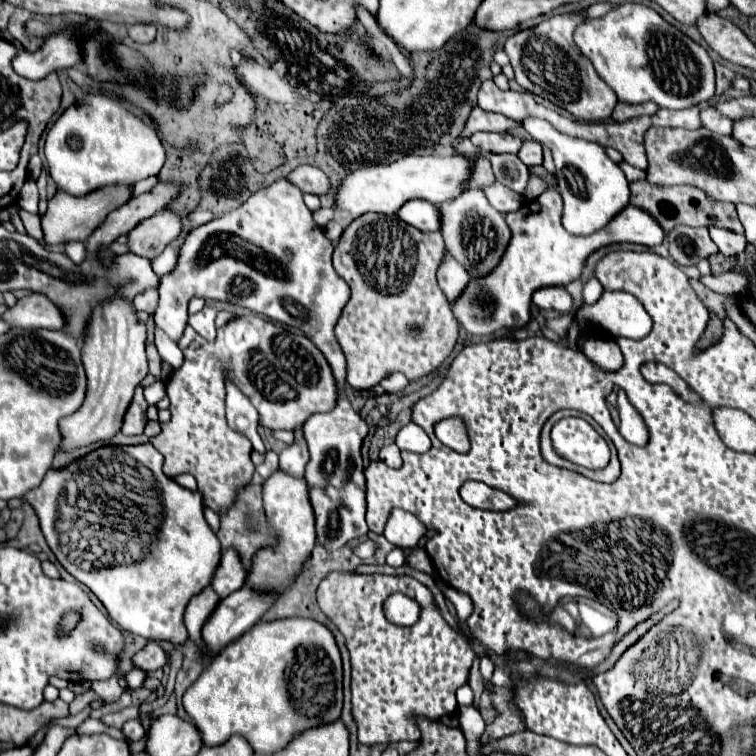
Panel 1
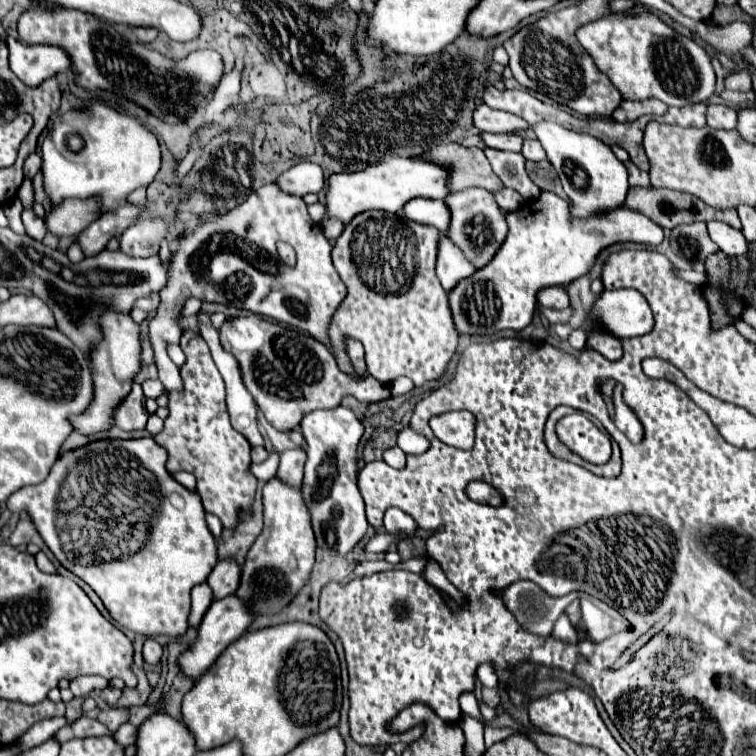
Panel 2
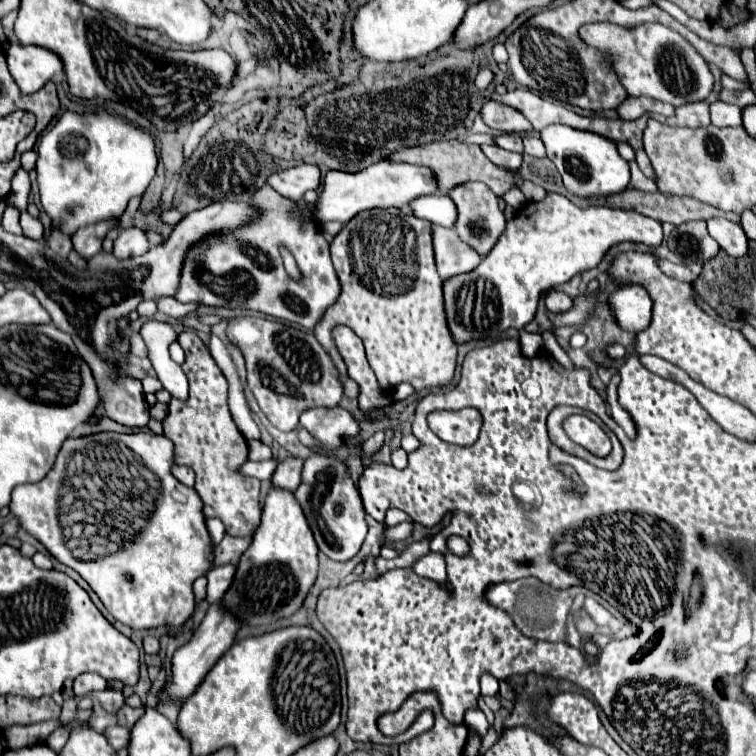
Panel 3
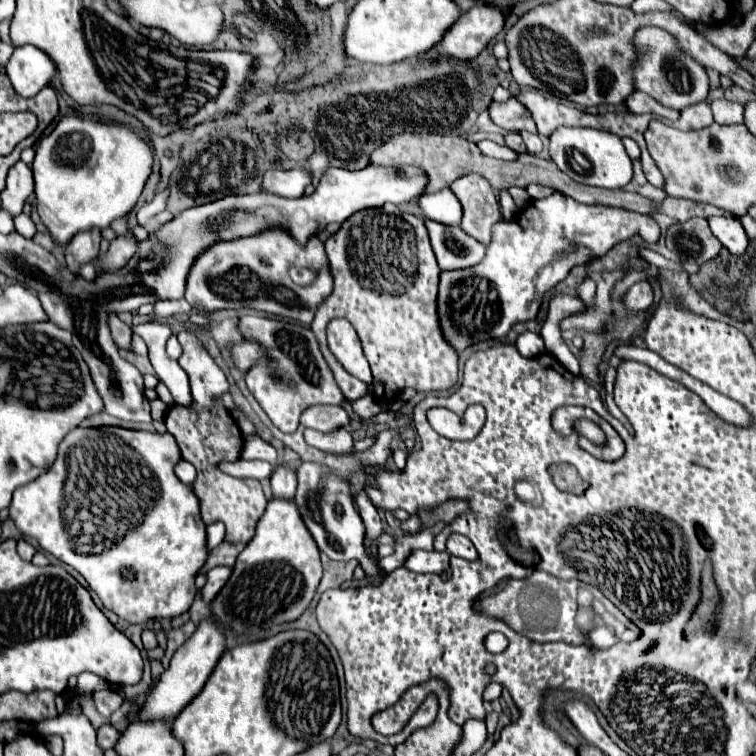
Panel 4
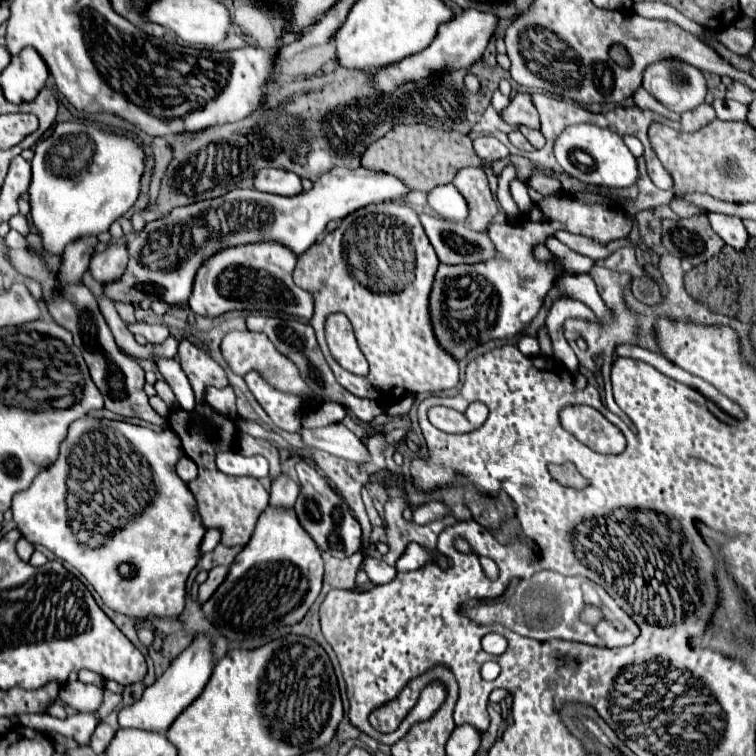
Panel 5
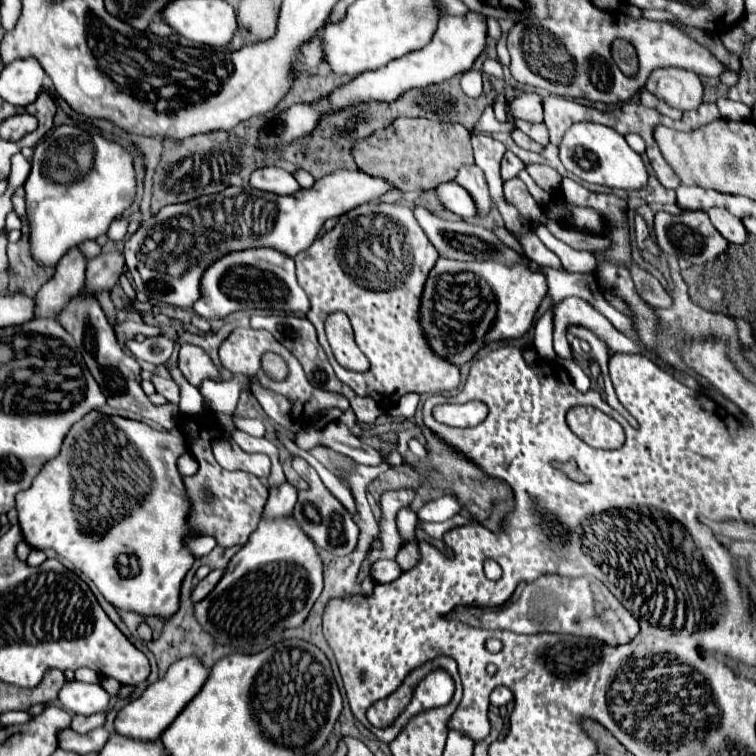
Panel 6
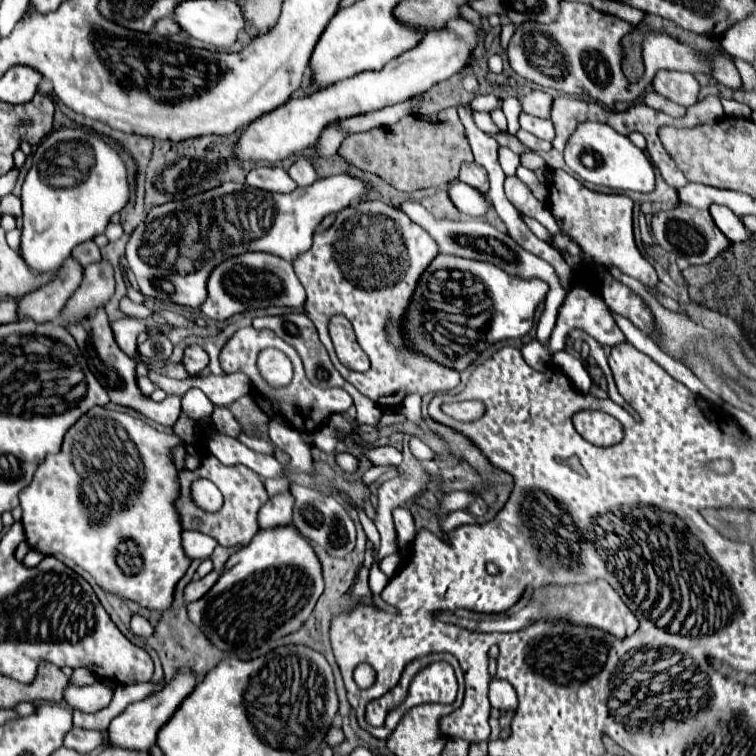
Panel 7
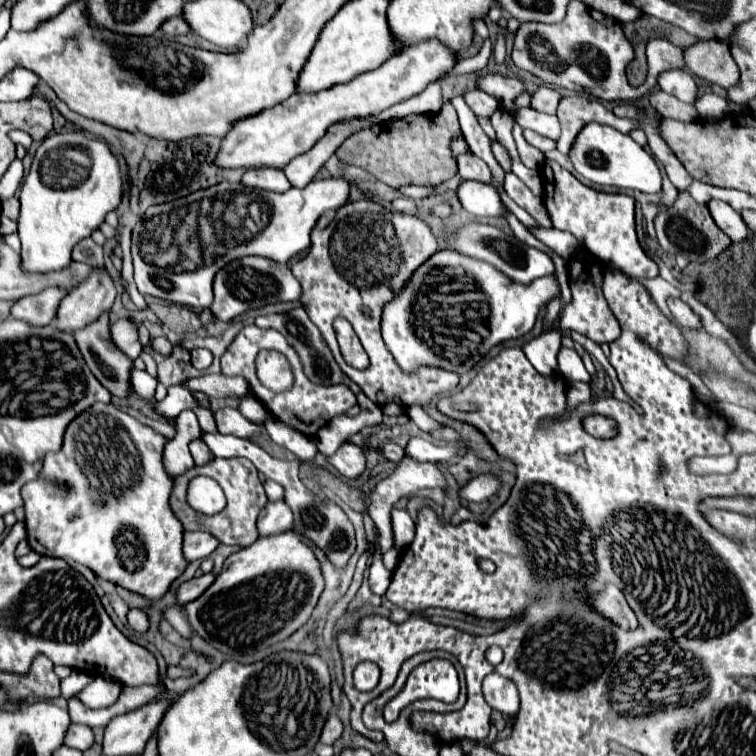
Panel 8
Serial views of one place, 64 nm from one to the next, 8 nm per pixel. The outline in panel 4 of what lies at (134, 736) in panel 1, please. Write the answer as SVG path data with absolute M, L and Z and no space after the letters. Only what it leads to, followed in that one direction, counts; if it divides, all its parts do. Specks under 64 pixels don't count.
M104 724L98 728L97 741L102 750L108 750L115 746L120 737L121 732L118 732L111 724Z

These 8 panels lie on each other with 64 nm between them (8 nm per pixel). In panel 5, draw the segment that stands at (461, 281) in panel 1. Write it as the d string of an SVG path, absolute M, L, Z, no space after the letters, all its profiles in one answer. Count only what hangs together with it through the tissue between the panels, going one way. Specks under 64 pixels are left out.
M420 214L420 222L444 264L476 264L496 256L490 236L486 232L472 232L464 222L440 220L430 214Z

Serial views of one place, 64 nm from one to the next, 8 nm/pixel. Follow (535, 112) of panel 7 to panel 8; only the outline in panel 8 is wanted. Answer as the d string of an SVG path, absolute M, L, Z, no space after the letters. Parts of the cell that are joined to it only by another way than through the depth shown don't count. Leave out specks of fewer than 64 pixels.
M540 86L534 96L532 96L532 108L540 108L540 112L548 112L554 114L556 112L556 104L560 102L560 92L556 88L550 86Z

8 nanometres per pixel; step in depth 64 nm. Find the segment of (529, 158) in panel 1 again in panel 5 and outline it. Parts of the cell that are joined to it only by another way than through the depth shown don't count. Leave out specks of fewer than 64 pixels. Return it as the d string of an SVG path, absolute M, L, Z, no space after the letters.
M518 126L518 130L528 138L528 142L534 146L534 148L542 148L546 144L546 138L540 130L534 130L534 128L528 128L528 126Z

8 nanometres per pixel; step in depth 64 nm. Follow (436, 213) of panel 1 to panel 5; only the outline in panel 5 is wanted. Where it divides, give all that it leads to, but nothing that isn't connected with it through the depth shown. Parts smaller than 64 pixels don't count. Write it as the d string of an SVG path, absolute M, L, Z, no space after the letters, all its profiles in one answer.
M444 184L440 188L434 188L428 194L428 204L444 218L454 218L460 222L468 218L468 202L464 200L464 196L460 196L460 192L456 192L454 184Z

